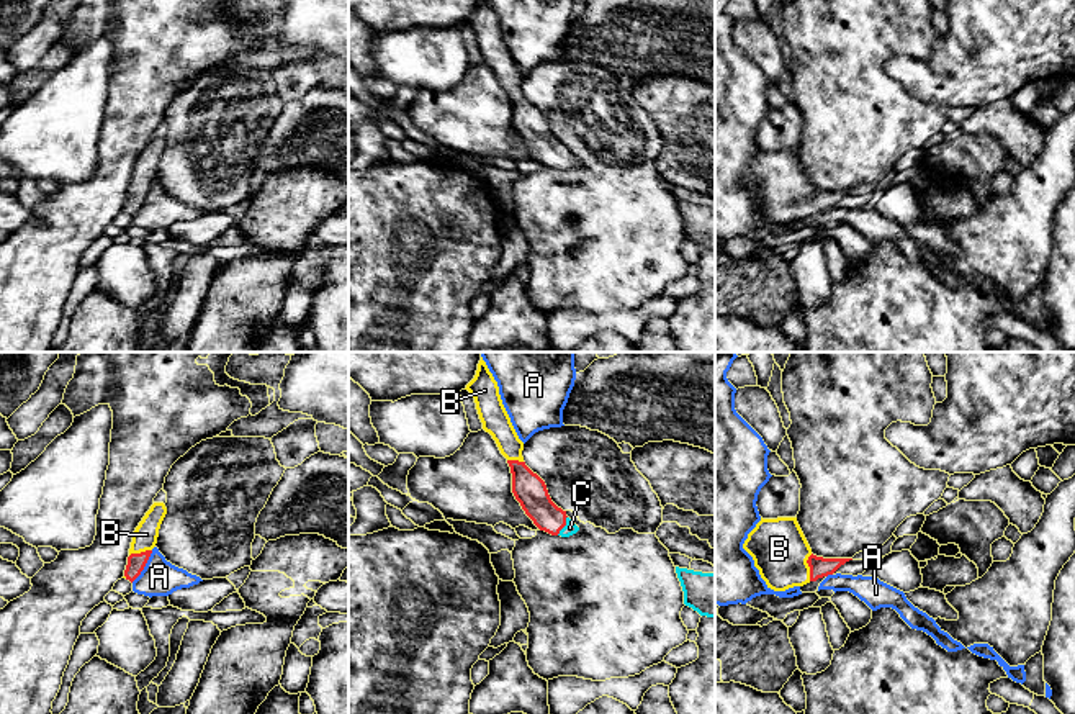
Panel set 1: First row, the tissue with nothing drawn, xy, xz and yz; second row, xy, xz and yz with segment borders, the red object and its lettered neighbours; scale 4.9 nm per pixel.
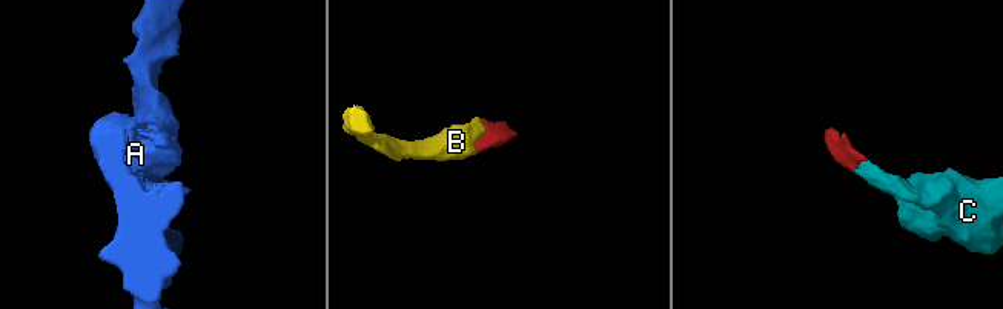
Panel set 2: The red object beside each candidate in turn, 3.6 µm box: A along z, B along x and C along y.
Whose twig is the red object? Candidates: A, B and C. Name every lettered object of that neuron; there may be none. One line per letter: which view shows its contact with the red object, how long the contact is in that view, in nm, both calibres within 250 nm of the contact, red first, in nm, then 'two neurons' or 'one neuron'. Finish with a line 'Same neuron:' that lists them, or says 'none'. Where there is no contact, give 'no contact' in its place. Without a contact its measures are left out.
A: meets red in xy; contact 190 nm long; 90 nm thick on the red side, 180 nm on the other; two neurons
B: meets red in yz; contact 140 nm long; 100 nm thick on the red side, 280 nm on the other; one neuron
C: meets red in xz; contact 110 nm long; 160 nm thick on the red side, 60 nm on the other; one neuron
Same neuron: B, C

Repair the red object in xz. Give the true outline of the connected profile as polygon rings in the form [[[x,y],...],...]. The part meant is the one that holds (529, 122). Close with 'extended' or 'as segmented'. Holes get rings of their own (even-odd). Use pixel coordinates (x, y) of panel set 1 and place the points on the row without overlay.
[[[478,0],[466,21],[476,36],[483,62],[493,69],[512,106],[512,126],[533,157],[551,169],[569,170],[579,160],[558,141],[545,115],[524,95],[524,75],[519,72],[502,38],[497,15],[488,0]]]; extended

